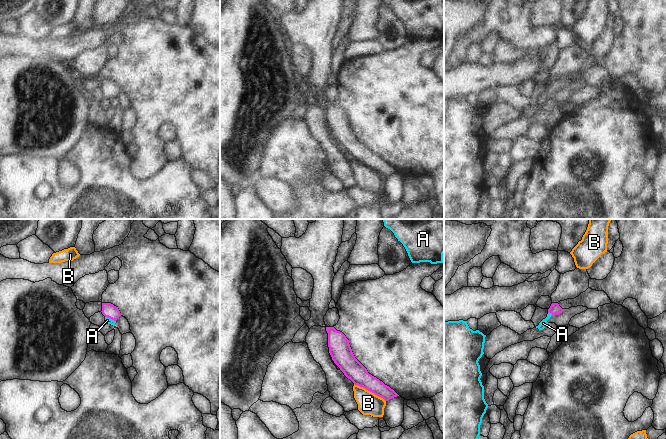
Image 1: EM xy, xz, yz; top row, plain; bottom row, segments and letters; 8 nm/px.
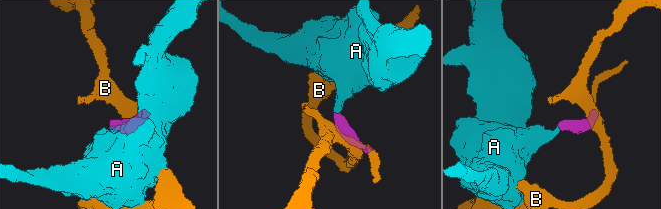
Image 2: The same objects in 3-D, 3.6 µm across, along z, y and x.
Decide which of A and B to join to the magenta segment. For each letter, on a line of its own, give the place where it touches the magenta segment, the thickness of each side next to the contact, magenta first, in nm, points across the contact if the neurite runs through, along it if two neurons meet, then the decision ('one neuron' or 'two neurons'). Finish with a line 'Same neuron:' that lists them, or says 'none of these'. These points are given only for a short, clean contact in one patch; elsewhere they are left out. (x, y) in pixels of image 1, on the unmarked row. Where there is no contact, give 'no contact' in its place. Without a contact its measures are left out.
A: meets magenta in yz at (550, 88); 90 nm thick on the magenta side, 60 nm on the other; runs through yz (555, 85), (550, 88), (543, 99); one neuron
B: meets magenta in xz at (370, 167); 160 nm thick on the magenta side, 180 nm on the other; border along xz (354, 159), (380, 172), (385, 177); two neurons
Same neuron: A

